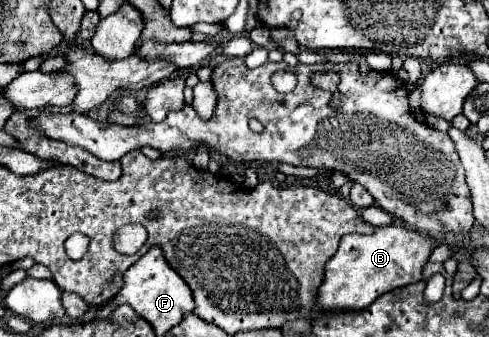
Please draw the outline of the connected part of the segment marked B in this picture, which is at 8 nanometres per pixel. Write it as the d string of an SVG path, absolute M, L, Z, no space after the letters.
M396 225L376 227L370 235L344 235L332 261L326 265L324 283L318 291L318 307L324 311L366 309L380 295L422 281L422 267L428 263L432 249L438 247L430 235Z

